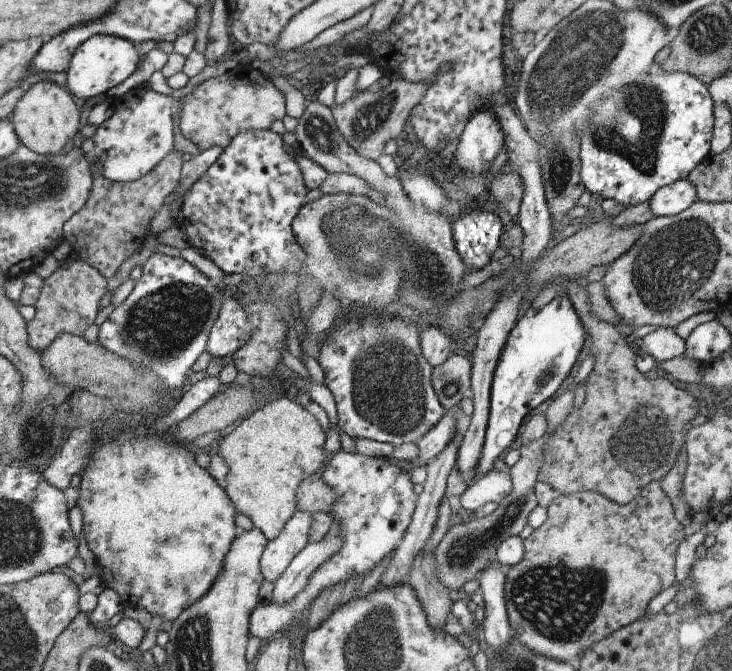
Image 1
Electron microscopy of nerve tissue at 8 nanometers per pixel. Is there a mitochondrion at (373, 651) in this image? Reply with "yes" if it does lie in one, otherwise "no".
yes

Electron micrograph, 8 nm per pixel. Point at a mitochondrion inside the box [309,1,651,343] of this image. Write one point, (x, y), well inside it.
(578, 52)

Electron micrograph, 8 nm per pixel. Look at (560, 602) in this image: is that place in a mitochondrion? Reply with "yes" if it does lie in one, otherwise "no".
yes

